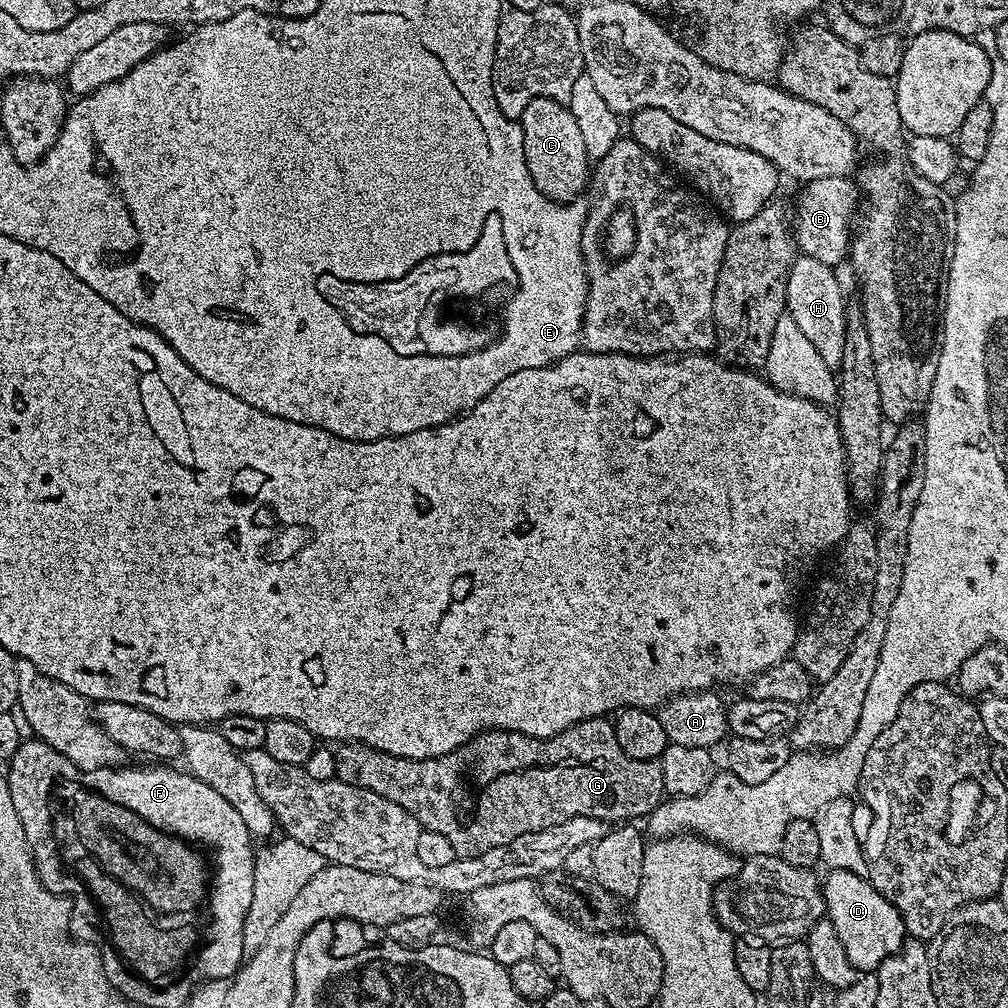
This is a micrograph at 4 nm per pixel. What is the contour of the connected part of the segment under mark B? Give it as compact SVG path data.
M814 176L807 181L808 184L796 196L796 212L794 208L794 219L790 227L795 239L797 249L803 255L810 258L816 258L822 263L831 266L842 265L842 256L844 254L844 223L848 219L849 208L852 208L853 202L858 199L858 188L855 183L851 184L848 176Z

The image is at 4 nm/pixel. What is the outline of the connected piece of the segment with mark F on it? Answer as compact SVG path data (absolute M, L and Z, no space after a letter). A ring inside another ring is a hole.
M152 766L156 768L99 768L89 772L80 772L78 781L81 786L132 810L143 816L144 820L165 830L172 836L191 842L193 845L205 844L208 850L220 852L220 860L244 860L248 864L248 847L254 840L244 840L246 822L214 786L198 783L195 776L187 771L175 772L172 766ZM192 787L196 787L196 796Z

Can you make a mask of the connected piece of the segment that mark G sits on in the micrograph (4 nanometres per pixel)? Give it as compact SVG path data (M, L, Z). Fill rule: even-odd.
M604 718L583 720L577 724L572 724L566 730L562 730L545 740L539 740L521 732L503 732L500 728L493 728L487 732L480 732L476 736L471 736L465 744L450 750L444 756L435 756L425 760L411 760L394 754L386 754L377 748L371 748L365 744L355 742L337 743L334 751L336 754L335 779L346 782L350 786L358 786L362 790L370 790L374 794L402 806L402 810L409 812L416 819L416 823L421 829L443 836L453 848L457 857L477 856L491 848L506 848L509 844L513 844L515 840L519 840L521 836L531 832L543 834L547 828L556 828L559 824L564 824L567 820L574 819L575 816L589 816L592 820L612 820L608 822L636 822L639 821L639 816L644 818L651 814L666 796L664 783L662 782L662 766L659 760L639 760L622 754L618 742L614 739L612 725Z

